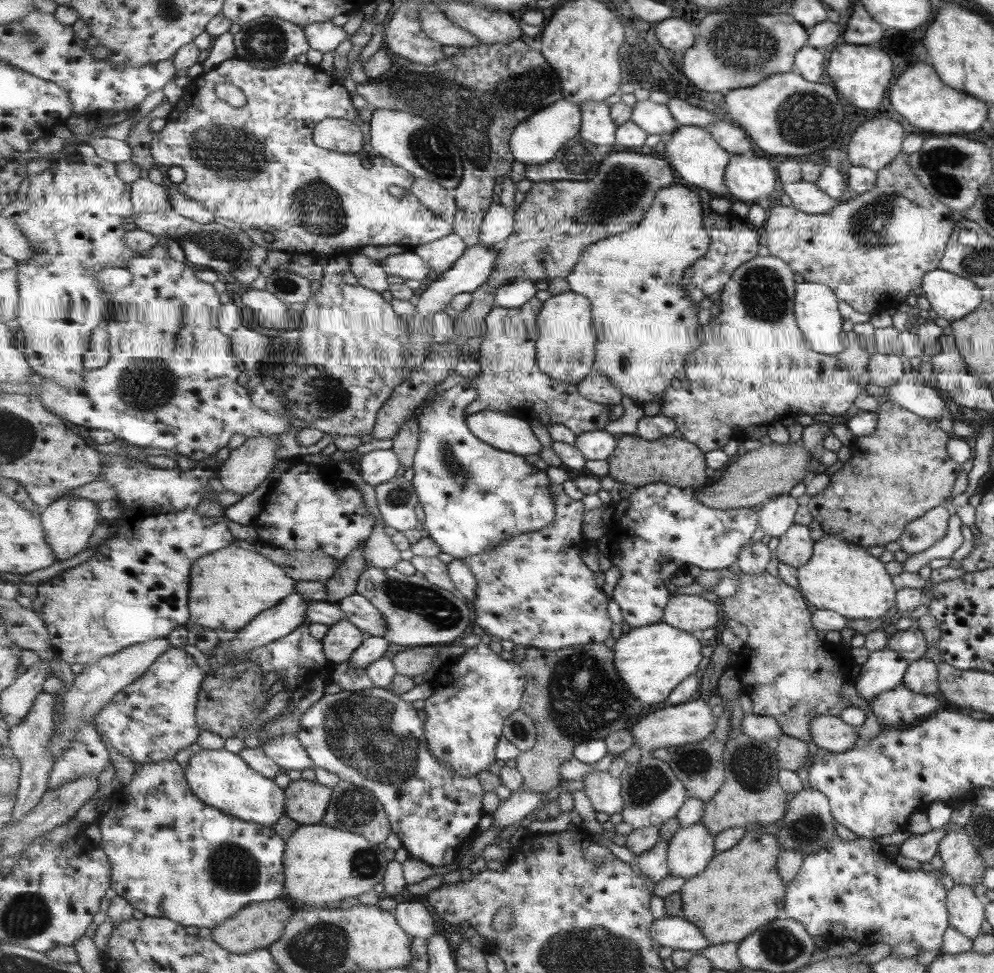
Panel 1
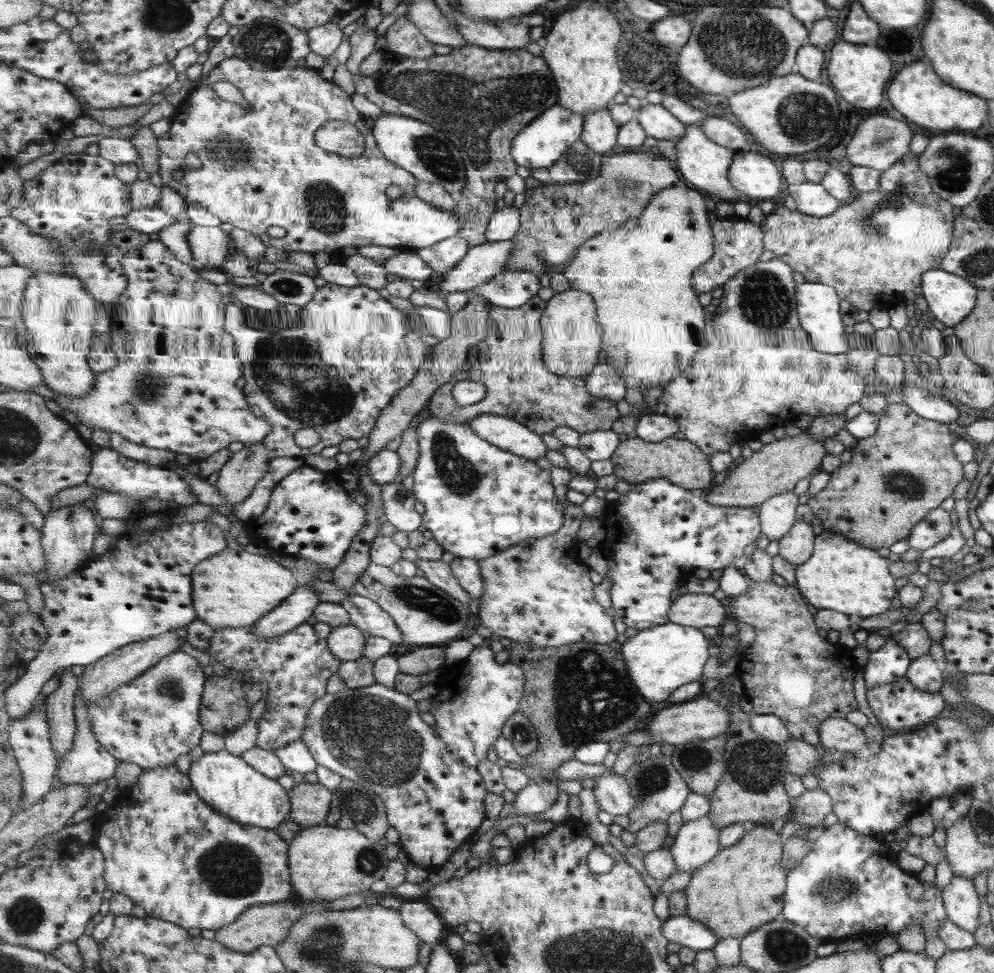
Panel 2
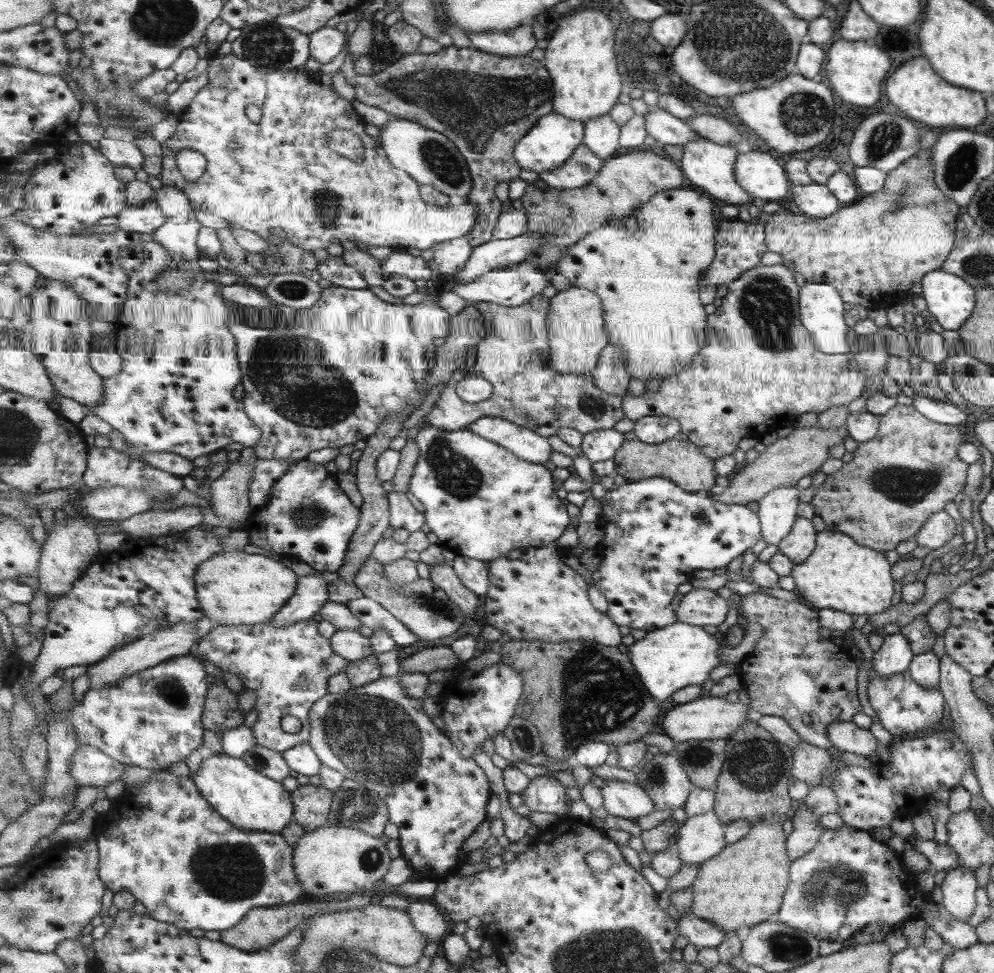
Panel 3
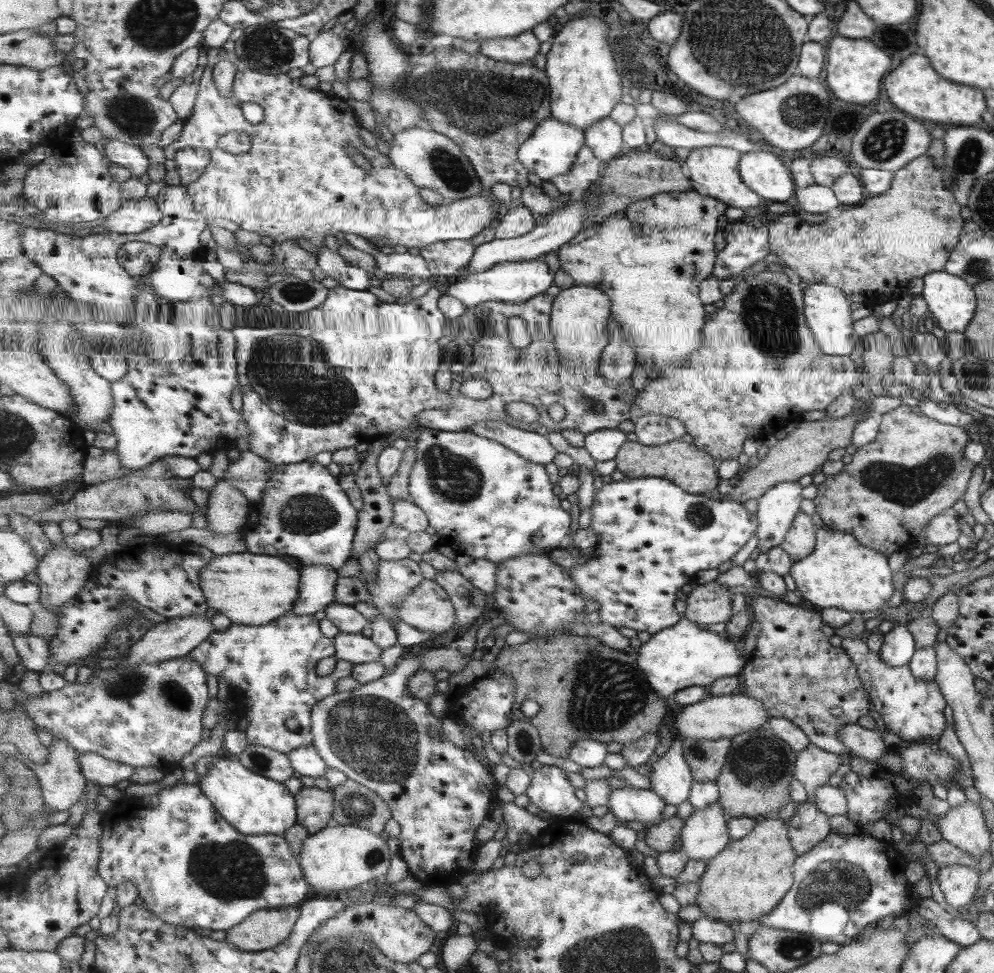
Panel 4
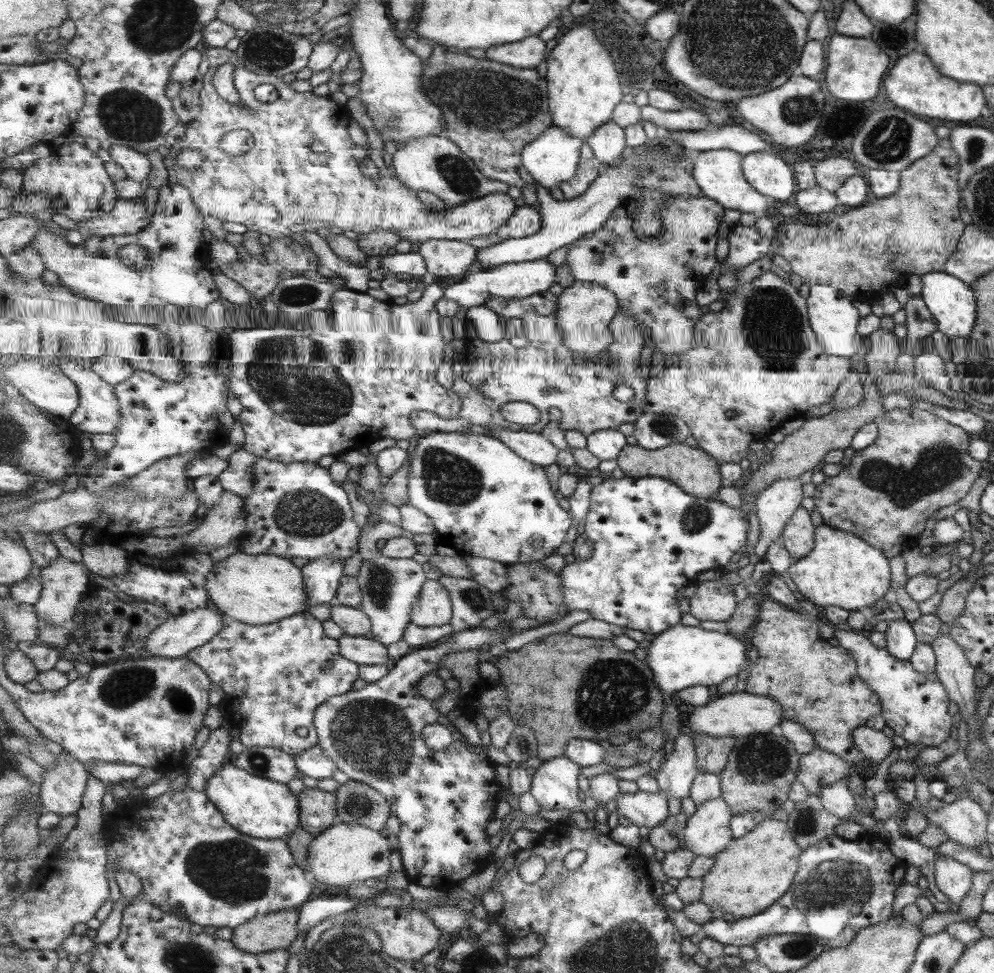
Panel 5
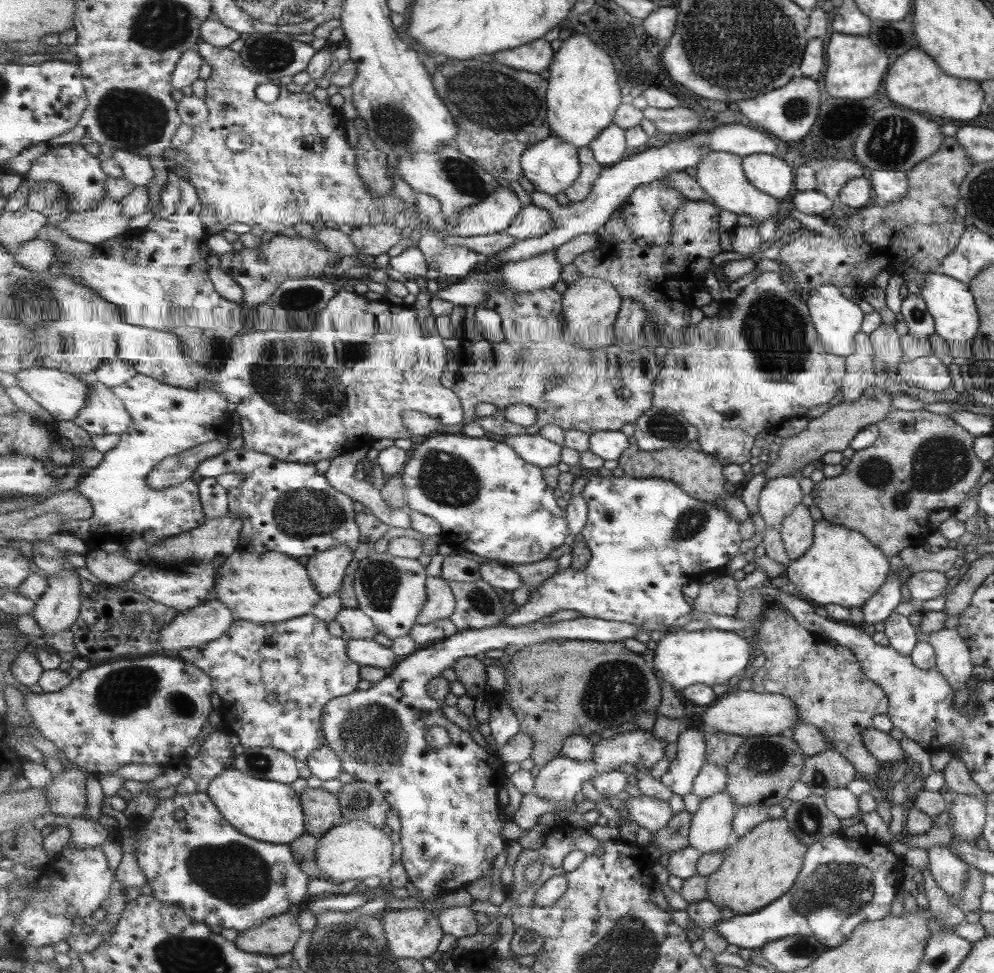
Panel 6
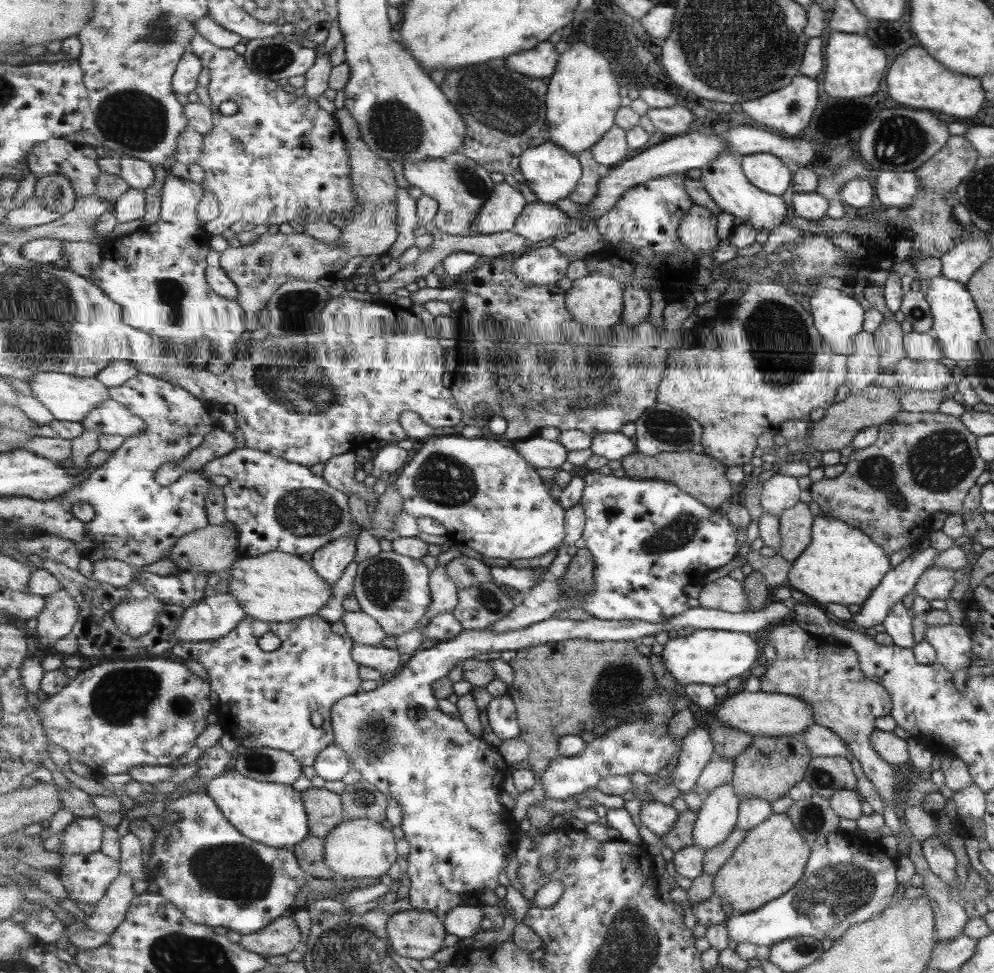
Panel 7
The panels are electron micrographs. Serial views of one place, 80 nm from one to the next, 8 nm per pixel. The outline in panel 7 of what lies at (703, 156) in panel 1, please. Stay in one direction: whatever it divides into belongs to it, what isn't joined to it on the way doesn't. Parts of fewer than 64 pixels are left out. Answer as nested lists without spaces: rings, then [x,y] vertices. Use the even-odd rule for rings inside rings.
[[[723,151],[705,169],[701,169],[701,180],[720,210],[741,218],[744,224],[753,225],[757,230],[765,228],[769,232],[785,218],[787,208],[781,196],[763,192],[763,189],[751,184],[744,172],[743,157],[737,158],[734,152]]]

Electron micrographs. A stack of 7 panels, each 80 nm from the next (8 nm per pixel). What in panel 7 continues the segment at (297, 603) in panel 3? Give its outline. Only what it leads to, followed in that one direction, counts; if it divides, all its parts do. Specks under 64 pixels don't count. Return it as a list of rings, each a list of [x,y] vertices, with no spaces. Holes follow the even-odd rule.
[[[344,536],[325,544],[314,554],[311,563],[323,580],[337,584],[357,554],[356,536]]]

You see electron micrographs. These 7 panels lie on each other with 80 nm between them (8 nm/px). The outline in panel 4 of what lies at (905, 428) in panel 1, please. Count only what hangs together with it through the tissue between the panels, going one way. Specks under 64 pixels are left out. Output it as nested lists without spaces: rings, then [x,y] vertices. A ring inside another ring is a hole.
[[[903,404],[877,419],[878,433],[873,442],[857,448],[851,461],[844,464],[839,472],[825,475],[823,482],[816,486],[816,495],[812,501],[815,513],[826,528],[851,533],[851,536],[874,552],[891,555],[903,550],[901,544],[917,542],[921,528],[963,496],[973,468],[973,463],[964,456],[964,448],[973,436],[966,428],[931,420],[917,408]]]

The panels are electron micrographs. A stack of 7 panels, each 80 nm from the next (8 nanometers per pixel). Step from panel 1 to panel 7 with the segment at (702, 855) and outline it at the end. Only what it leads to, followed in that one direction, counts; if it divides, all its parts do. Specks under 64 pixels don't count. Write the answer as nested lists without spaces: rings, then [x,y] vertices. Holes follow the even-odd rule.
[[[733,784],[709,792],[698,813],[699,820],[694,831],[695,845],[708,851],[723,844],[737,828],[741,802]]]

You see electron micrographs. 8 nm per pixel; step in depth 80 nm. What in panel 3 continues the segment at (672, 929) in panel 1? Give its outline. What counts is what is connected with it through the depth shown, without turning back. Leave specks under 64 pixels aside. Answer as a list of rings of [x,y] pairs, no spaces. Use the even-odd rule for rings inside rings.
[[[695,913],[682,915],[677,920],[677,930],[681,936],[685,936],[689,943],[697,948],[717,948],[729,932],[725,932],[716,924],[697,916]]]

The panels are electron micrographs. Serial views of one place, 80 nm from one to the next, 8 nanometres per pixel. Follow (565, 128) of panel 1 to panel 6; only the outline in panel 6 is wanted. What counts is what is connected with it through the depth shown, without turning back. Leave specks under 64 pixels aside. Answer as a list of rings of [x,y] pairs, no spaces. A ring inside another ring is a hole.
[[[551,135],[545,140],[530,146],[522,156],[522,165],[529,179],[536,186],[539,192],[546,192],[557,196],[564,193],[567,188],[573,186],[573,183],[582,174],[582,164],[580,161],[579,147],[568,143],[560,136]]]

